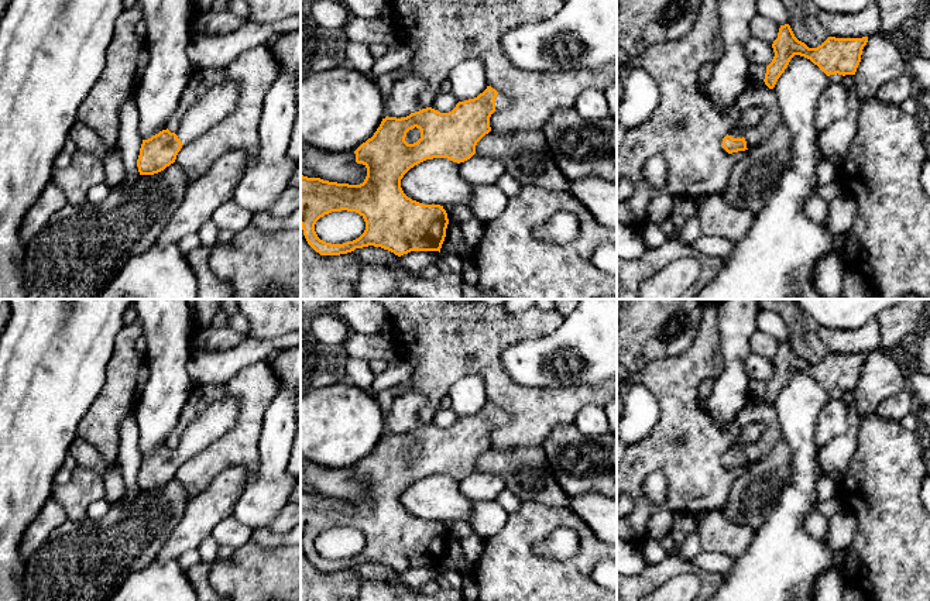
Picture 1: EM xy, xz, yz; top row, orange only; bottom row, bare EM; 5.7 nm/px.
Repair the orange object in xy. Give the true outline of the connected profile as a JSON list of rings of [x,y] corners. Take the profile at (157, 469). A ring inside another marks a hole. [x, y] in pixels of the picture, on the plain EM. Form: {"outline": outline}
{"outline": [[[222,396],[212,402],[189,423],[176,449],[167,444],[148,456],[143,456],[137,475],[140,491],[154,491],[174,480],[182,461],[198,454],[229,432],[237,416],[237,401],[233,396]]]}

